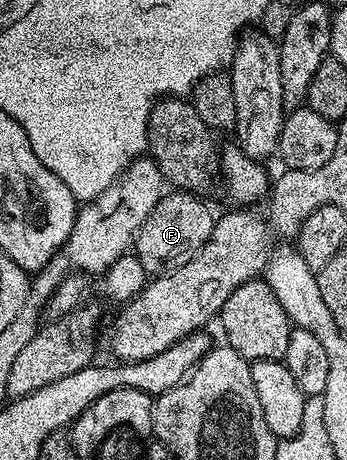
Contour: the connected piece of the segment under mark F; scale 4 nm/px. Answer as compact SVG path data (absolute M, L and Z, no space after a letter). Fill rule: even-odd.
M172 189L164 196L164 200L156 206L154 213L146 217L142 229L136 234L134 254L142 261L142 269L150 277L166 275L168 272L186 265L206 245L212 232L214 214L203 203L199 194L191 191Z

